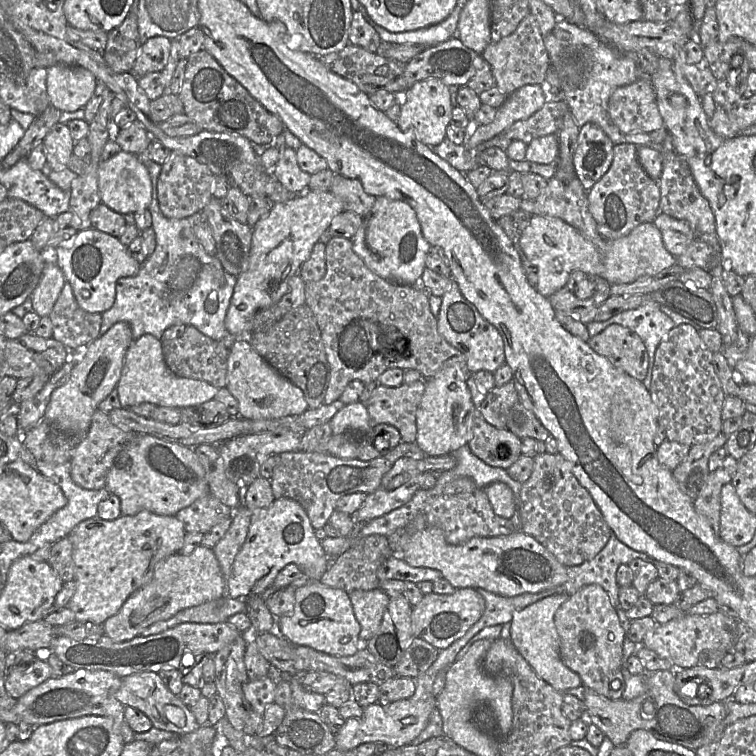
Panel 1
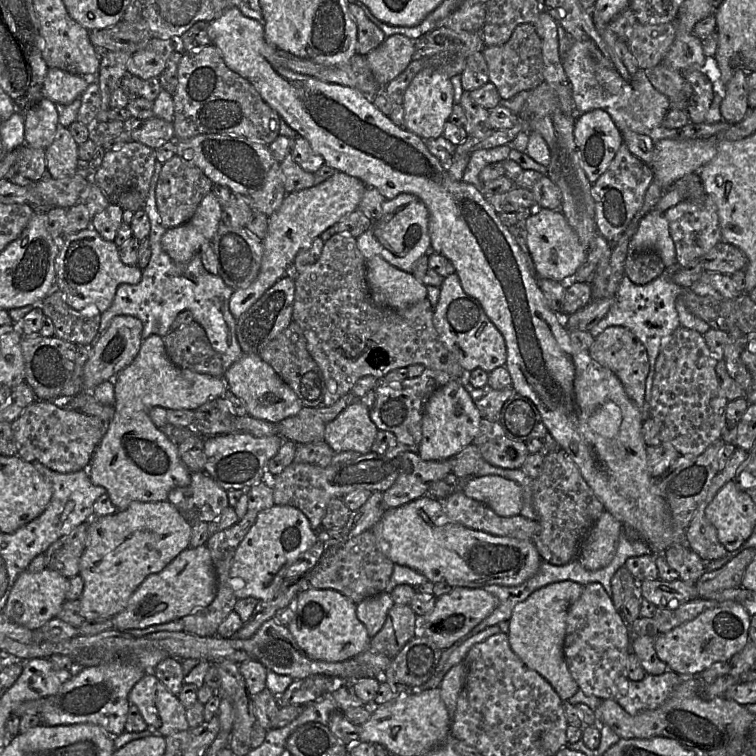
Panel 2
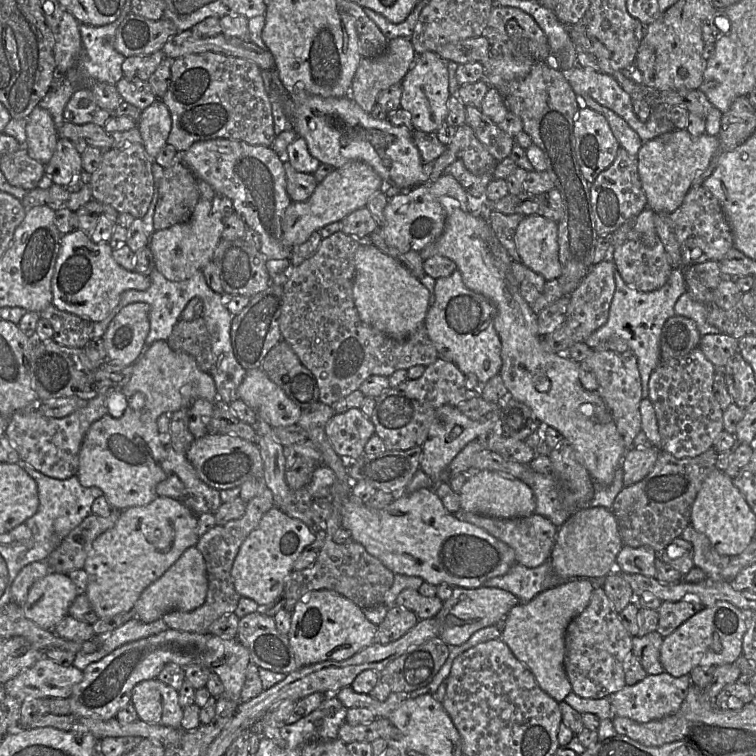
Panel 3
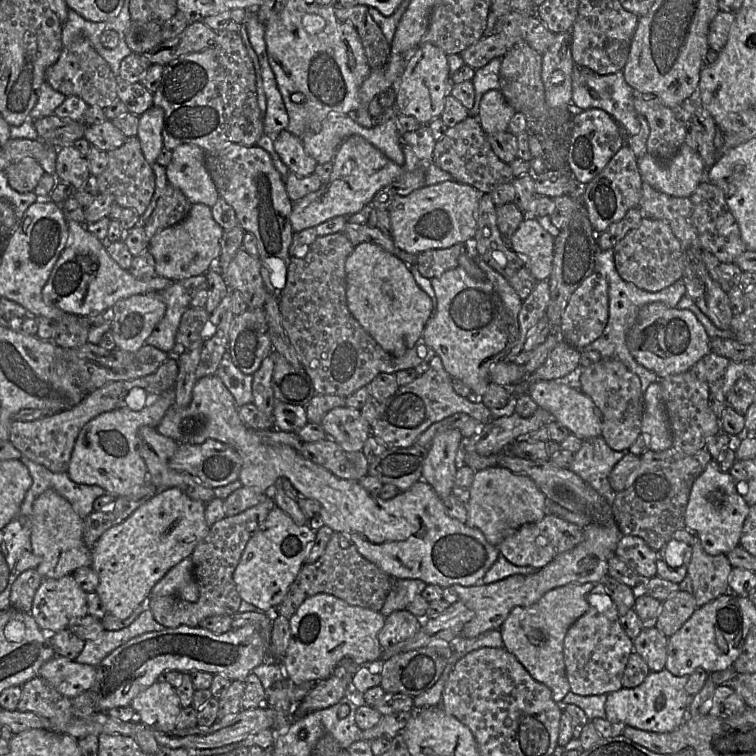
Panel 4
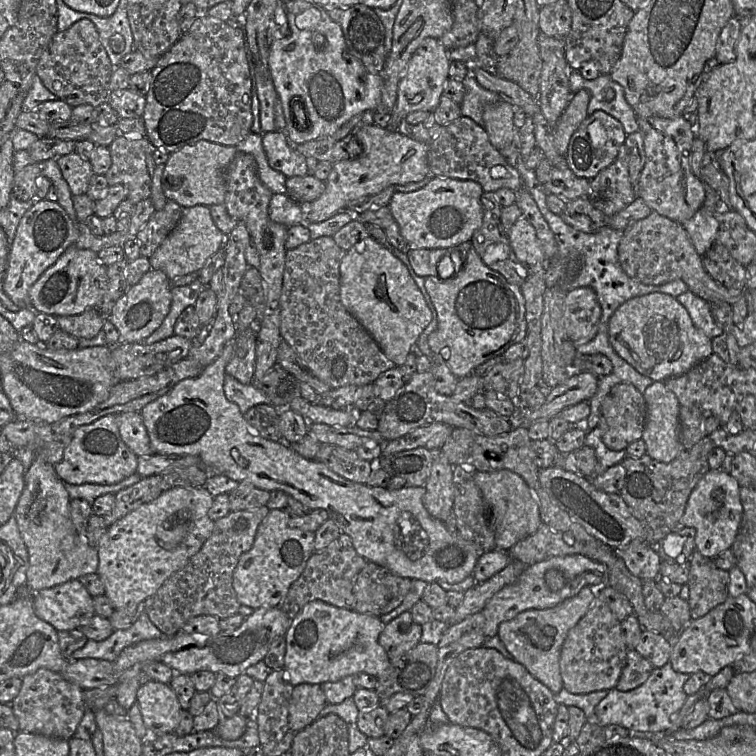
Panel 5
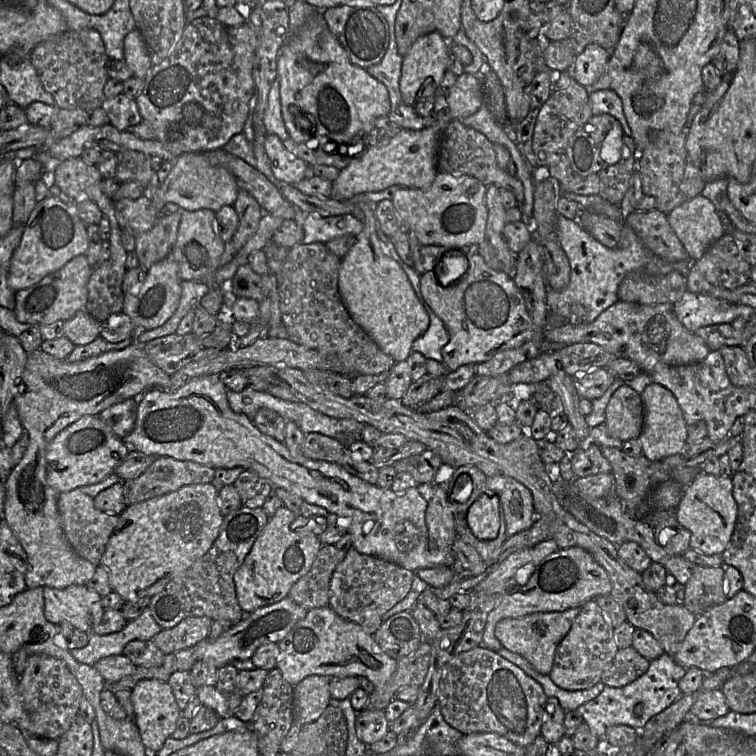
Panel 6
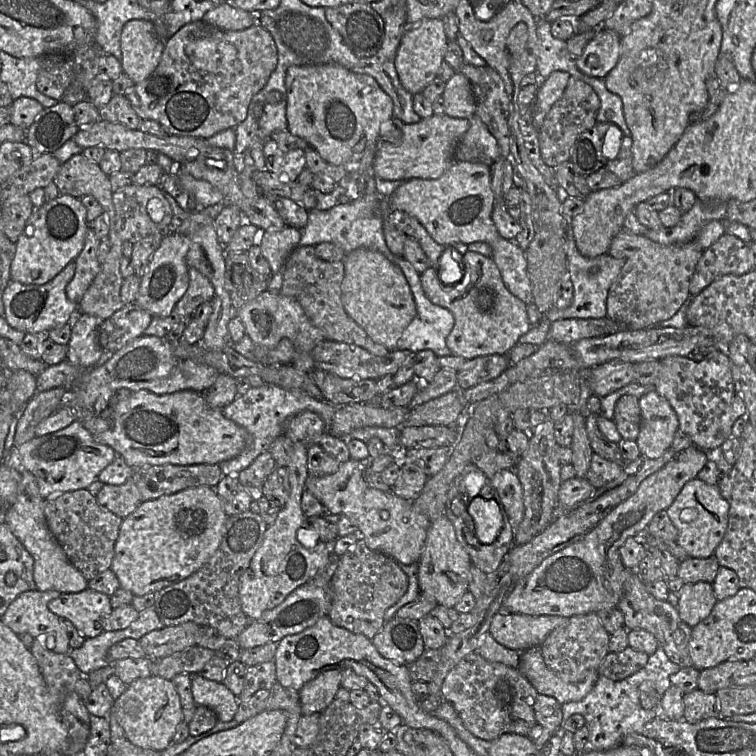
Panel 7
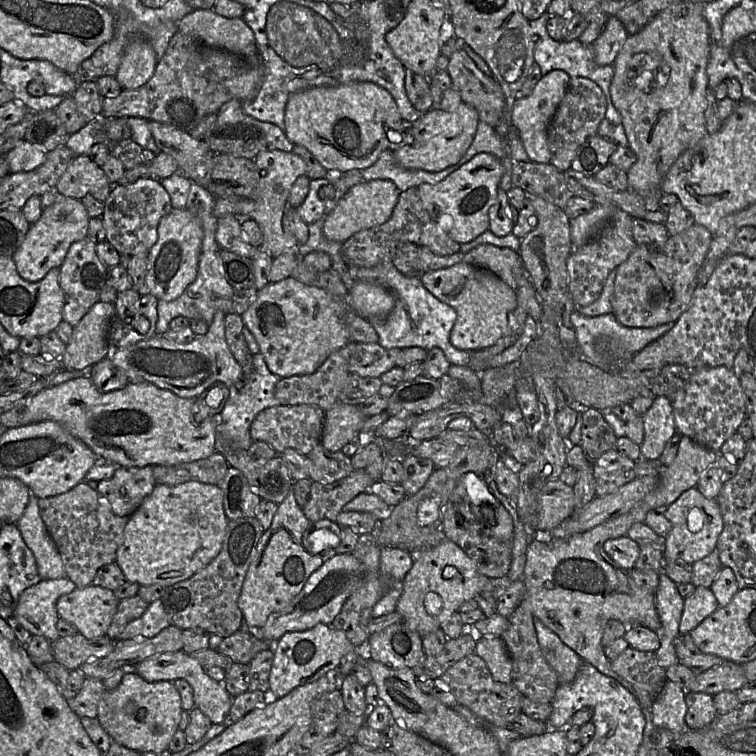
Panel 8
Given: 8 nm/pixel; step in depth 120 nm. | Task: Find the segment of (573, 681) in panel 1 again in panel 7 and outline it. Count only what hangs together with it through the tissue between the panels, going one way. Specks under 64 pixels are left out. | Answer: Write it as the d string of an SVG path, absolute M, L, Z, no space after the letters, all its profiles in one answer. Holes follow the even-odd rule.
M500 611L493 617L488 632L501 645L523 652L540 647L547 636L566 624L568 619L554 615L530 616Z

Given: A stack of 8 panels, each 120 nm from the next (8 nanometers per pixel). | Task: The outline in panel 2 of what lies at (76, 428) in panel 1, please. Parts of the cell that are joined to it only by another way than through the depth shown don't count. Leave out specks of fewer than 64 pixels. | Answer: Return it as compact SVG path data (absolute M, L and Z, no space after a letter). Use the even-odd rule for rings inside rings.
M131 315L115 316L108 328L93 341L93 348L84 366L83 391L92 392L100 383L113 380L116 375L129 366L137 356L141 343L143 323Z

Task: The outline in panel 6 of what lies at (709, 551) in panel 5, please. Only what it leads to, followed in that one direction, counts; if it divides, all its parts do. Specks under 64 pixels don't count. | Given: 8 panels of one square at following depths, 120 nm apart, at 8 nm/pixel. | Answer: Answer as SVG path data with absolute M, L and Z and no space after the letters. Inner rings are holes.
M703 471L683 491L675 509L677 522L690 531L691 549L704 555L721 555L728 545L737 520L737 504L732 495L731 477L710 475Z

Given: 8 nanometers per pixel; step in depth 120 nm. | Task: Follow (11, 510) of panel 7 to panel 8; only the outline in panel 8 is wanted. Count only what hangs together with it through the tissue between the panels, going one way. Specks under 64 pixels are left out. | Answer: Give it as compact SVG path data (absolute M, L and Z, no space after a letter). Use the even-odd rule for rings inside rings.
M30 491L29 502L16 522L22 538L32 551L42 580L67 577L62 558L39 513L38 500Z

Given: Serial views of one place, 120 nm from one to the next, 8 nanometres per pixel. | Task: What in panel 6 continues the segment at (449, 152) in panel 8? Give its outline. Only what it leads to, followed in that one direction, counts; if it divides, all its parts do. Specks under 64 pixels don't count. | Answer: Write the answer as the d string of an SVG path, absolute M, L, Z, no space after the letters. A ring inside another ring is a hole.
M435 123L431 126L425 126L421 130L401 128L386 140L368 143L359 157L352 158L349 164L339 171L337 178L332 181L332 190L329 197L334 200L347 200L360 193L378 192L393 185L408 188L428 188L438 173L436 153L443 126Z

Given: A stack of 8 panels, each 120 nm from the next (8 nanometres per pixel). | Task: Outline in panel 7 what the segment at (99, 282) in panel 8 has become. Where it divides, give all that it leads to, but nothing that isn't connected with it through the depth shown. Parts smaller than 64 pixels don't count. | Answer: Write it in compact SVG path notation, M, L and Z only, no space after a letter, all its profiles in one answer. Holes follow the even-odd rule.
M89 226L85 235L84 247L74 260L75 274L66 286L67 298L74 303L80 303L84 293L100 271L101 264L97 259L100 242L101 240Z

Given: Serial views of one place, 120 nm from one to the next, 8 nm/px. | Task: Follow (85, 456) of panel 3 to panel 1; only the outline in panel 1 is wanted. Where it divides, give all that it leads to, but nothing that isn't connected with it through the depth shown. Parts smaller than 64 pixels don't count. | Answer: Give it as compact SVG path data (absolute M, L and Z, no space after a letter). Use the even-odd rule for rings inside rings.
M144 334L132 342L116 388L123 408L143 402L172 408L195 406L212 400L219 389L206 381L180 377L172 372L164 359L163 341L152 334ZM135 434L123 446L107 474L106 489L119 497L124 516L134 516L143 510L176 516L181 509L210 493L194 449L150 434Z

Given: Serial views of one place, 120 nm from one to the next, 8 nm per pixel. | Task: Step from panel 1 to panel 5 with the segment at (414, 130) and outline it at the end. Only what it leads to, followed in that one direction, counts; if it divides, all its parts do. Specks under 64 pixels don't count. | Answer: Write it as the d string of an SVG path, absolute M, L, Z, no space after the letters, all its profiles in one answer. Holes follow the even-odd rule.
M425 38L411 56L403 73L397 90L397 100L391 112L391 119L385 127L391 132L399 132L402 119L415 111L423 110L433 112L438 106L443 93L444 84L449 78L449 50L437 38Z

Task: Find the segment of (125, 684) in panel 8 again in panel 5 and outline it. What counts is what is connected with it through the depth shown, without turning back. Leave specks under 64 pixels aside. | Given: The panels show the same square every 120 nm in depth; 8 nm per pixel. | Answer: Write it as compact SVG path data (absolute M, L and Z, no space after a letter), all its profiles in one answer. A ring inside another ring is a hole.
M150 680L137 691L139 706L148 736L163 736L174 733L178 727L181 706L169 684Z

